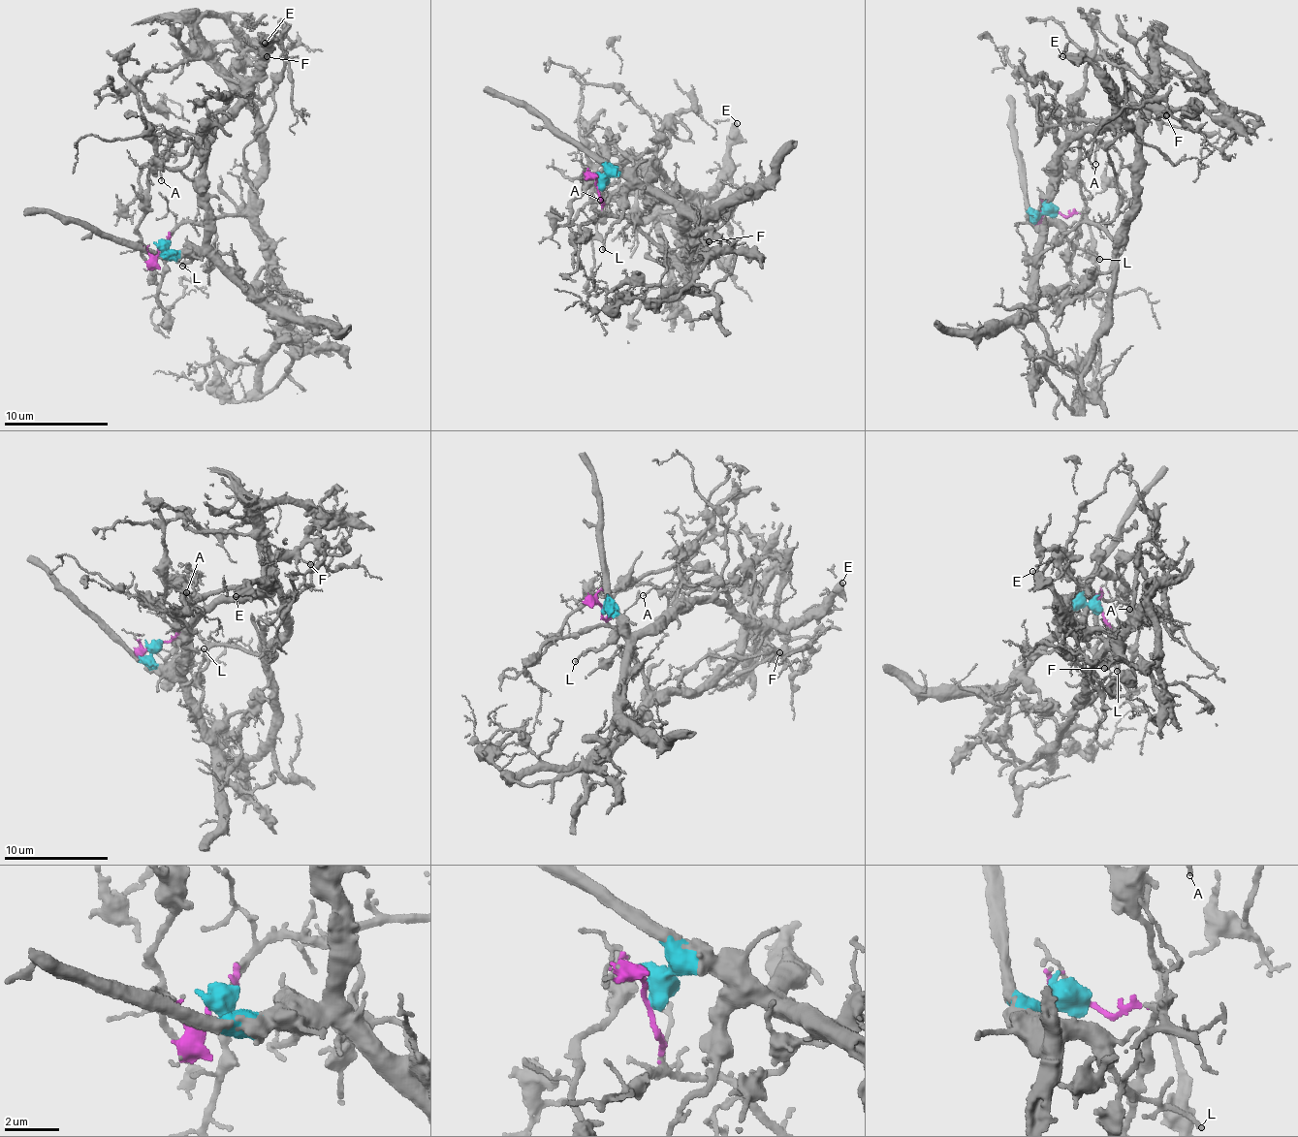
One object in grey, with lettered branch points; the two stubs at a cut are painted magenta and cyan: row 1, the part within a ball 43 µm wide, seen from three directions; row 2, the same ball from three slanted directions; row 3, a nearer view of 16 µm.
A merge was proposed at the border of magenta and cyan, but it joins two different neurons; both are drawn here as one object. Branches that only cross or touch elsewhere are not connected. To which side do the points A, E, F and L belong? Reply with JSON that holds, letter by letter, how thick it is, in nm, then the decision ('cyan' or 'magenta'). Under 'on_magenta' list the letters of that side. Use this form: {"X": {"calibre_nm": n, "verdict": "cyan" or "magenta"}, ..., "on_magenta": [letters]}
{"A": {"calibre_nm": 110, "verdict": "cyan"}, "E": {"calibre_nm": 360, "verdict": "cyan"}, "F": {"calibre_nm": 180, "verdict": "cyan"}, "L": {"calibre_nm": 140, "verdict": "cyan"}, "on_magenta": []}

